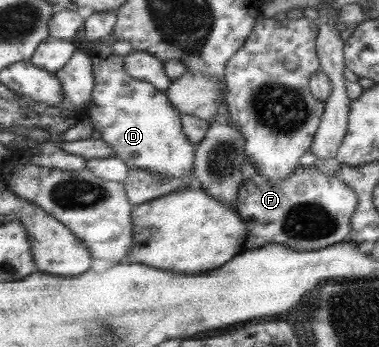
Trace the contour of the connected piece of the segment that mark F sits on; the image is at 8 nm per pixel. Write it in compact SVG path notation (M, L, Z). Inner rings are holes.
M315 165L299 166L290 176L278 180L268 180L258 174L245 178L234 207L248 228L248 236L244 240L246 250L282 244L304 252L346 241L352 214L358 206L356 191L337 176L324 175Z

